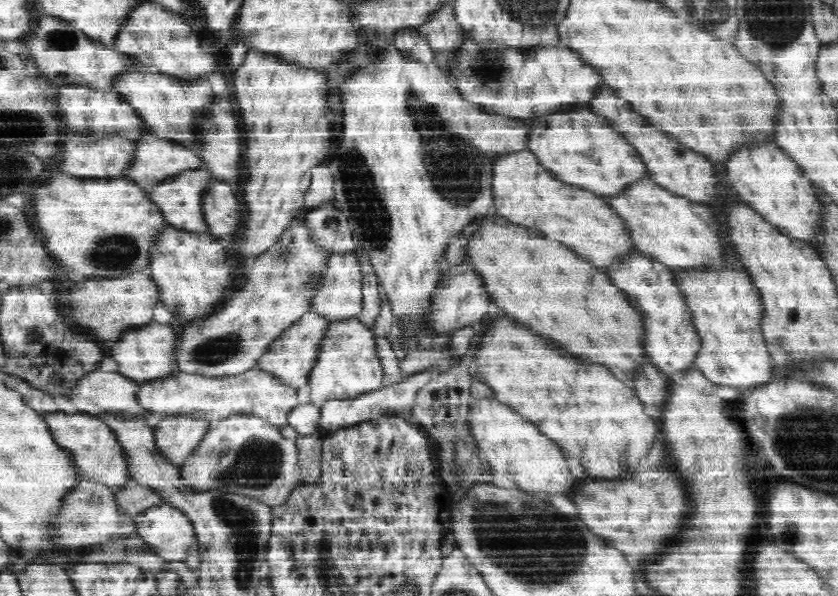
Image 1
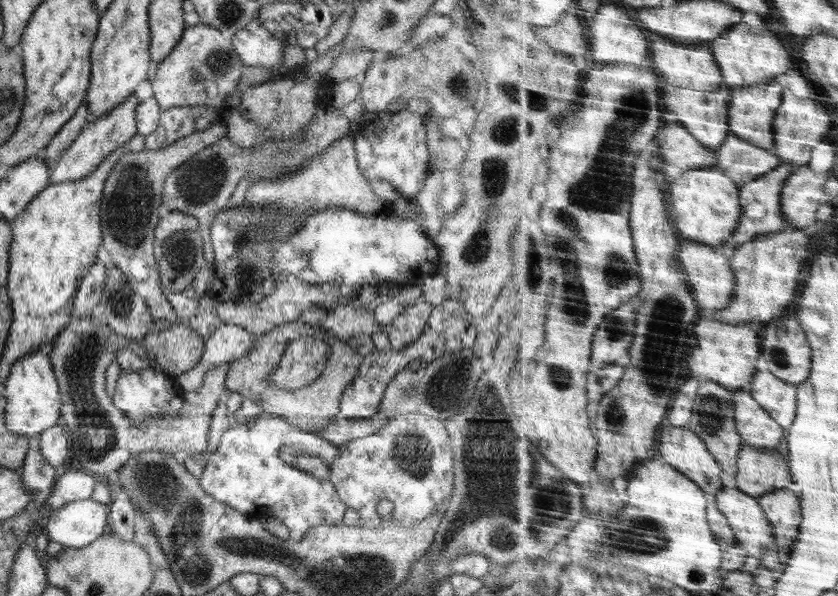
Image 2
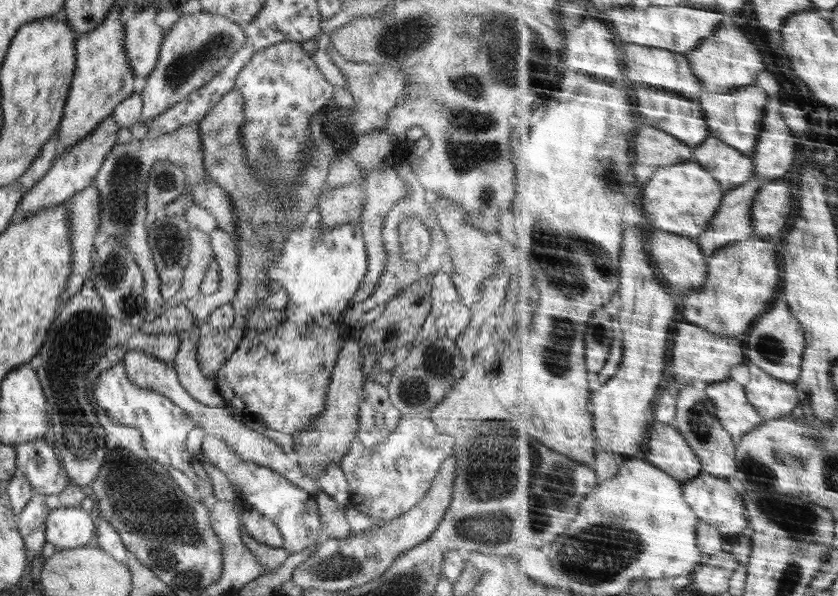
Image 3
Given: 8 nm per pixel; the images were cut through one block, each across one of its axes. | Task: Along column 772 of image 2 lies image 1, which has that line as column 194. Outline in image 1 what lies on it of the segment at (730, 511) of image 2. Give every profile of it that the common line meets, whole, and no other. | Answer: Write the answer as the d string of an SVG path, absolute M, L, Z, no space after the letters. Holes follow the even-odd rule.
M164 503L146 509L139 518L137 524L138 534L156 549L156 552L170 561L185 561L190 553L197 550L199 540L192 519L183 510L172 506L170 503Z

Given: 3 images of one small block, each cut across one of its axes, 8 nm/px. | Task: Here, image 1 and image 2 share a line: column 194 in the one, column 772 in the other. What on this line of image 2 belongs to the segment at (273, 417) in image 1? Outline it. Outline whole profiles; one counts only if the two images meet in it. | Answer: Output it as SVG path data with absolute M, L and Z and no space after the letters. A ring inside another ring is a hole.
M758 372L749 389L786 429L795 423L799 415L799 385L772 372Z

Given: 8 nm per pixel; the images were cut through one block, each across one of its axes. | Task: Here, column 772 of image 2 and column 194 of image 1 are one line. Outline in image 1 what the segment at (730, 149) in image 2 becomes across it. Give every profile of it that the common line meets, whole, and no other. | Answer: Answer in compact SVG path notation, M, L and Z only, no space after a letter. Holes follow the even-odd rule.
M144 136L138 145L135 163L127 170L126 177L142 184L150 193L168 179L205 168L200 153L186 144Z

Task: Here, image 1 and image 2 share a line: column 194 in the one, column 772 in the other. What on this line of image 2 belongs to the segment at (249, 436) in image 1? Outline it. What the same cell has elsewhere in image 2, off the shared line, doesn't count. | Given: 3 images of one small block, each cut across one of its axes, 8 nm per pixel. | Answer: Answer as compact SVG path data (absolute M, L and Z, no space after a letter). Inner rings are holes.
M750 446L743 448L735 479L740 490L759 498L796 484L790 460L788 462L777 449Z

